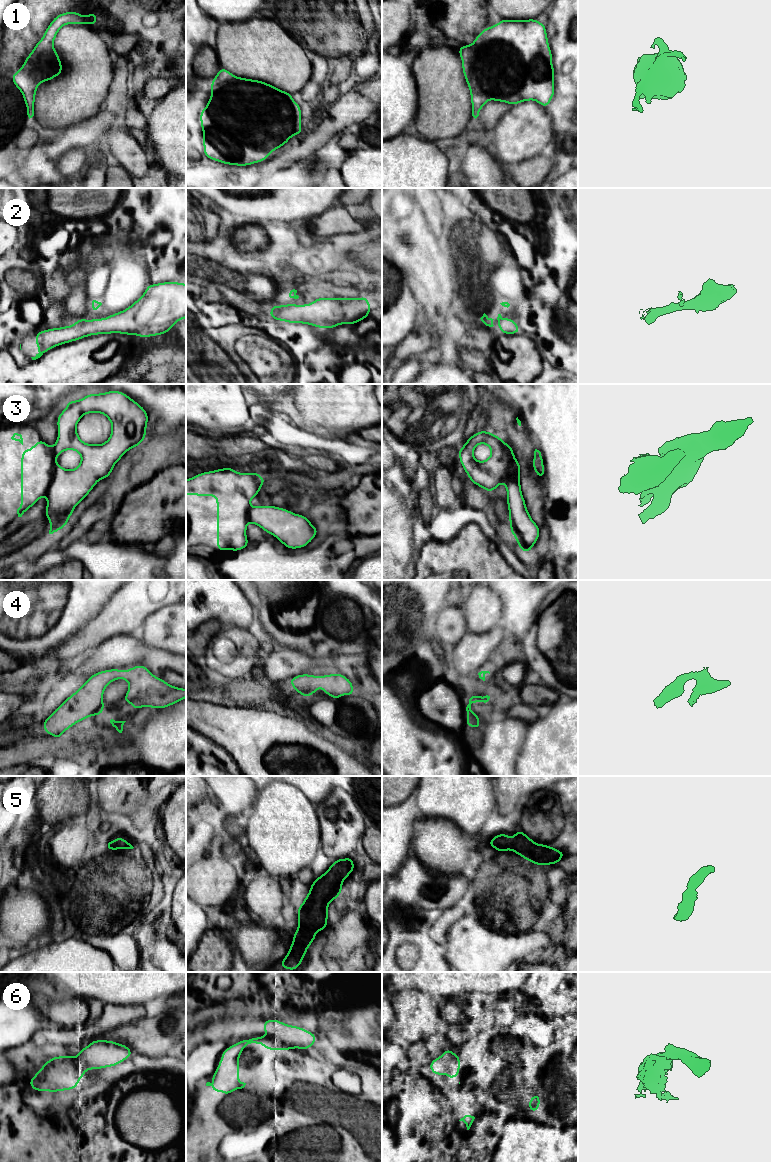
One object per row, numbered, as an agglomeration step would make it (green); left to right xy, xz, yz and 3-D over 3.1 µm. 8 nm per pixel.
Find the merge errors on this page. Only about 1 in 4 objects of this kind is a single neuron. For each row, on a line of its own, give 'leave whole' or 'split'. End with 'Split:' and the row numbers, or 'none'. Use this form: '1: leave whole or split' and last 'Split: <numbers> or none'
1: leave whole
2: leave whole
3: split
4: leave whole
5: leave whole
6: split
Split: 3, 6

